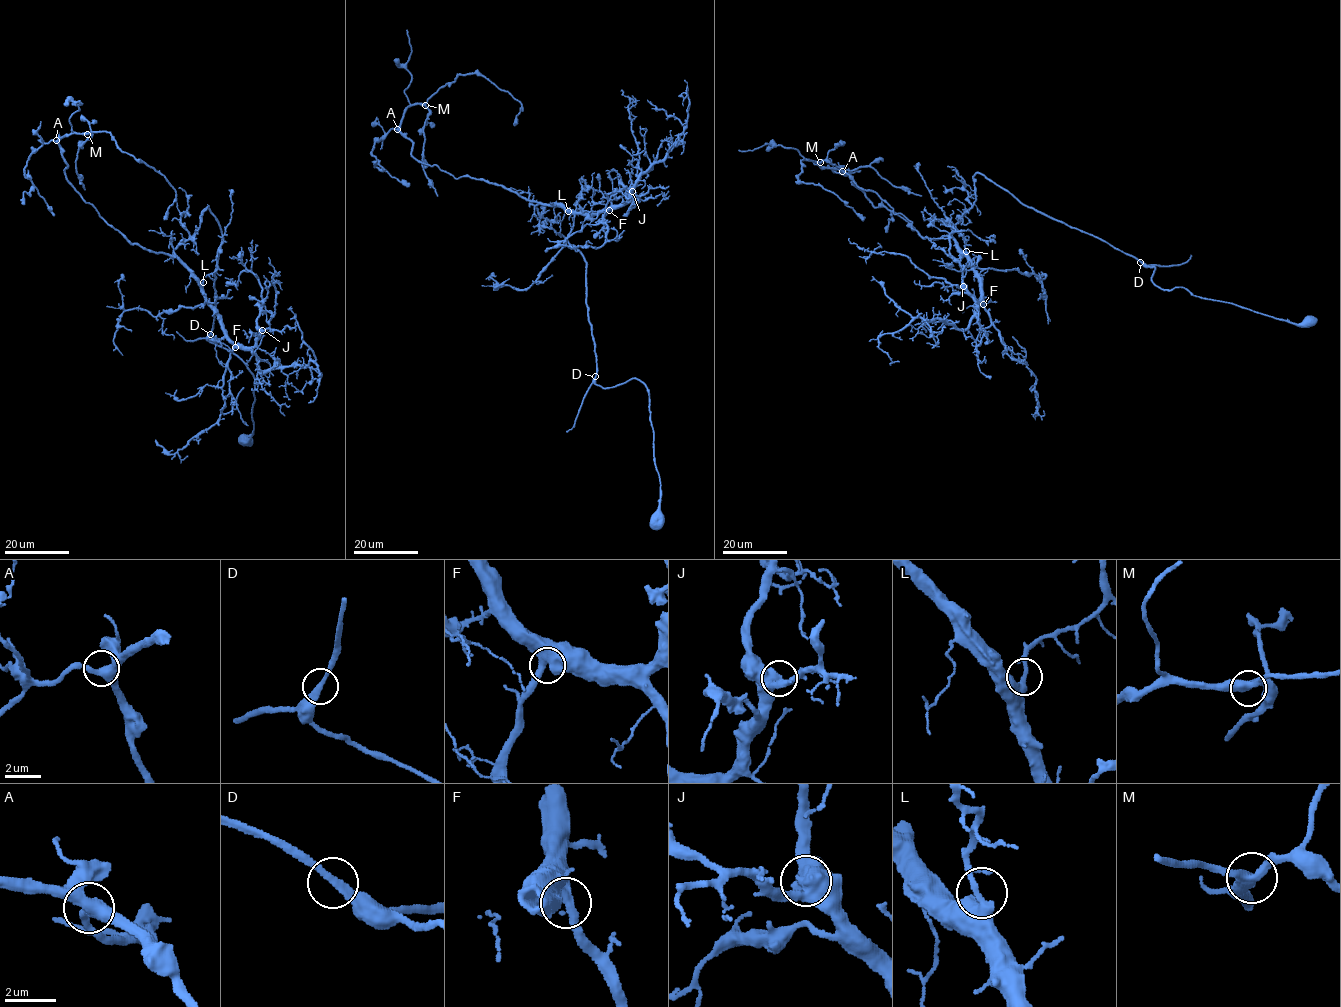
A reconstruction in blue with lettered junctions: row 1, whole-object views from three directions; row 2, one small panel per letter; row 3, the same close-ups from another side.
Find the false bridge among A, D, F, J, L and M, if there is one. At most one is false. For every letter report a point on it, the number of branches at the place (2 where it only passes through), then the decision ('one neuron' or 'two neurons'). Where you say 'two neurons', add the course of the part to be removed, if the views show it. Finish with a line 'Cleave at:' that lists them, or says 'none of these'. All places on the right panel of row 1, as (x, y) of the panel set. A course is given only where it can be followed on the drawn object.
A: place (842, 171); branches 3; one neuron
D: place (1140, 262); branches 2; one neuron
F: place (983, 304); branches 2; one neuron
J: place (963, 286); branches 2; one neuron
L: place (966, 251); branches 2; one neuron
M: place (820, 162); branches 3; one neuron
Cleave at: none of these

